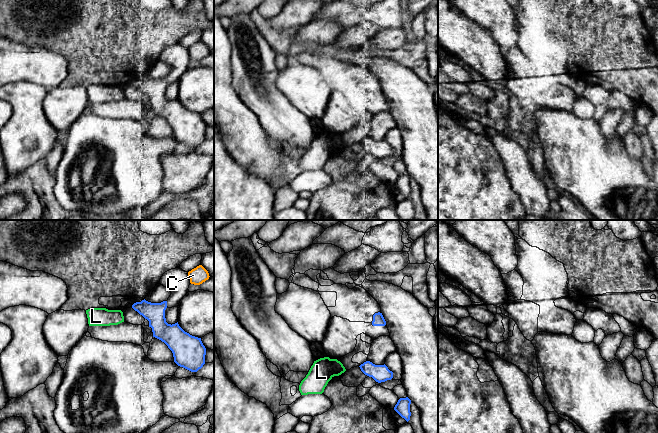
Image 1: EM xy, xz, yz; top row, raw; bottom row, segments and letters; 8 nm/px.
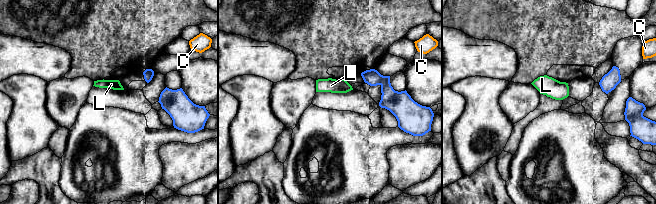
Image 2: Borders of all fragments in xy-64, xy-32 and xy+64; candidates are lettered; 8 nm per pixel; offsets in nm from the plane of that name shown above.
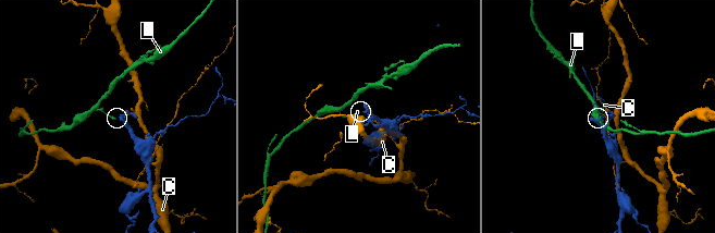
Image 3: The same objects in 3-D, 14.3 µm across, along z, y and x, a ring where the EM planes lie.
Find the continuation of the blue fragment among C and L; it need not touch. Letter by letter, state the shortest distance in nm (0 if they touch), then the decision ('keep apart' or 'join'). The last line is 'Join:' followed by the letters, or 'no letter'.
C: 240 nm apart; keep apart
L: 90 nm apart; keep apart
Join: no letter

